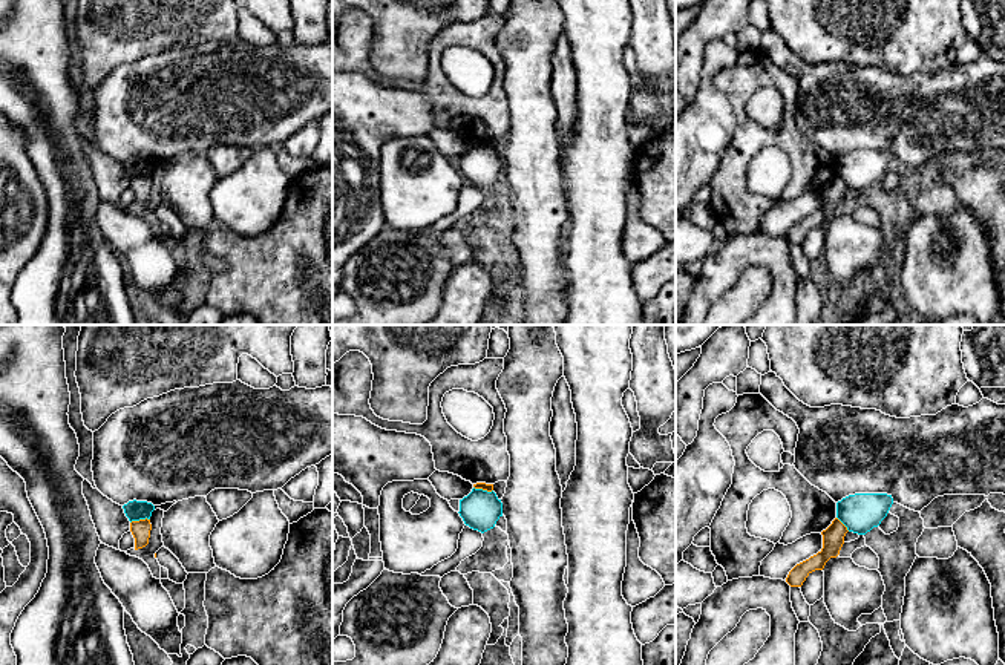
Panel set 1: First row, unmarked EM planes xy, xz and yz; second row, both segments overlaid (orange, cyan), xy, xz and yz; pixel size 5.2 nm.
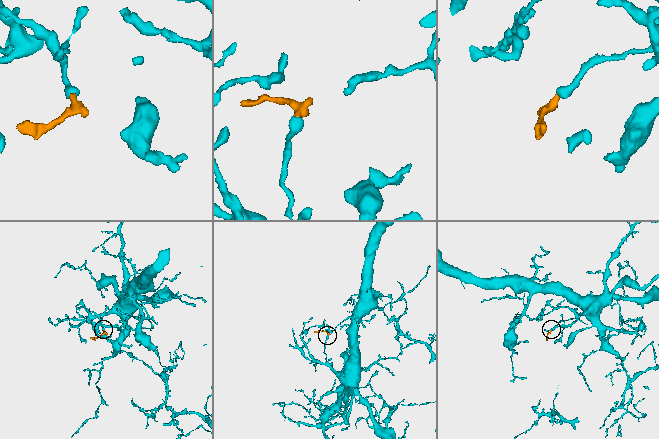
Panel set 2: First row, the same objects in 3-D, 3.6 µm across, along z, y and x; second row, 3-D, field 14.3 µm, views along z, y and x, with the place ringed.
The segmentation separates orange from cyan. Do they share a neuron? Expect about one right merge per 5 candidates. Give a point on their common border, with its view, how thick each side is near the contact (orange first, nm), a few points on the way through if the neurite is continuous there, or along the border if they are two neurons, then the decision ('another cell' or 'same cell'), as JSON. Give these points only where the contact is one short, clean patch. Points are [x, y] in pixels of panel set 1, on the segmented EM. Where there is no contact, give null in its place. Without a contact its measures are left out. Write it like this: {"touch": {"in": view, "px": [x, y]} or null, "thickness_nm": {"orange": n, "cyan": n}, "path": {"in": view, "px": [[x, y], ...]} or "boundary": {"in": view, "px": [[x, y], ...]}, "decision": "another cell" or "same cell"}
{"touch": {"in": "xy", "px": [140, 520]}, "thickness_nm": {"orange": 100, "cyan": 110}, "boundary": {"in": "xy", "px": [[149, 518], [130, 523]]}, "decision": "another cell"}

